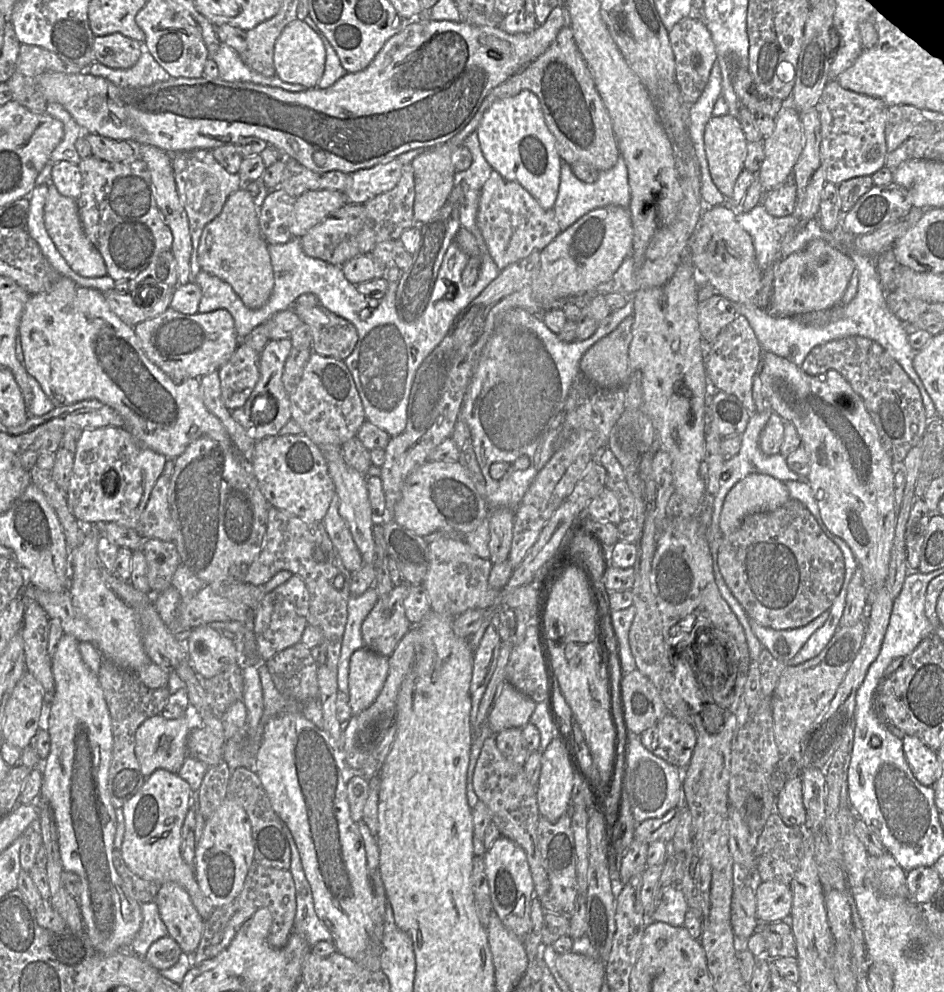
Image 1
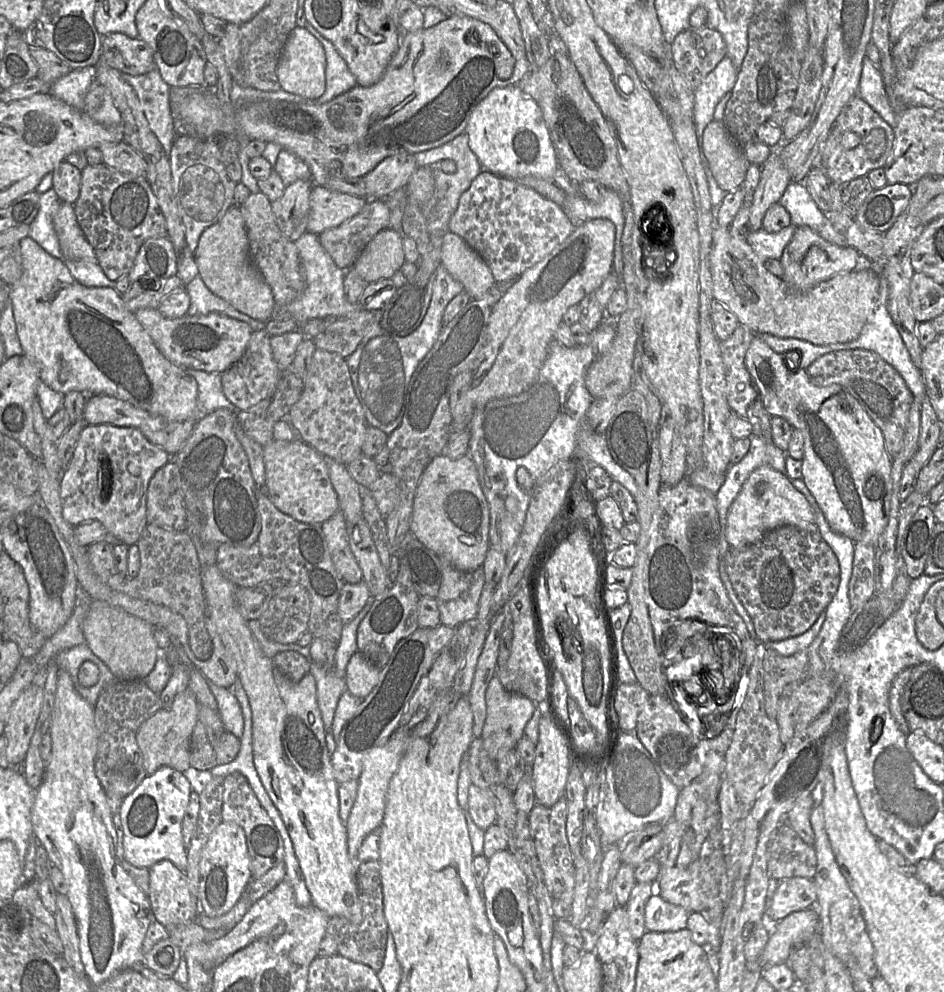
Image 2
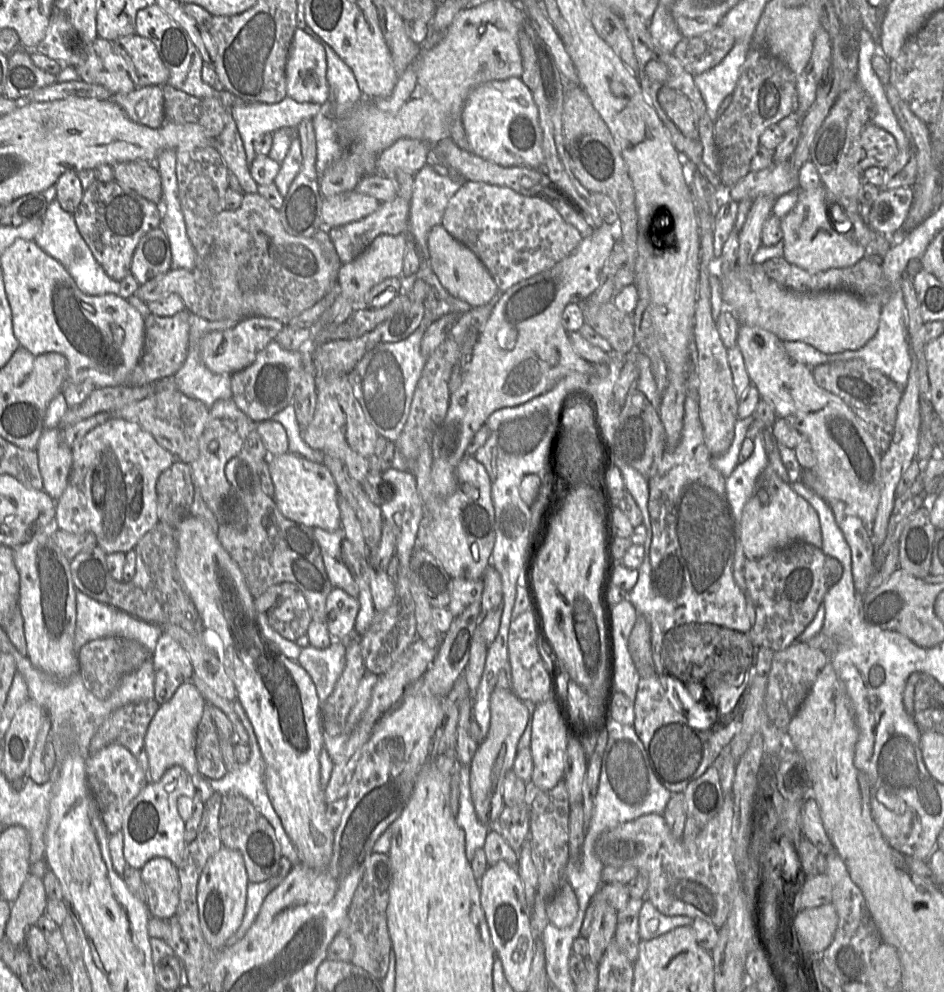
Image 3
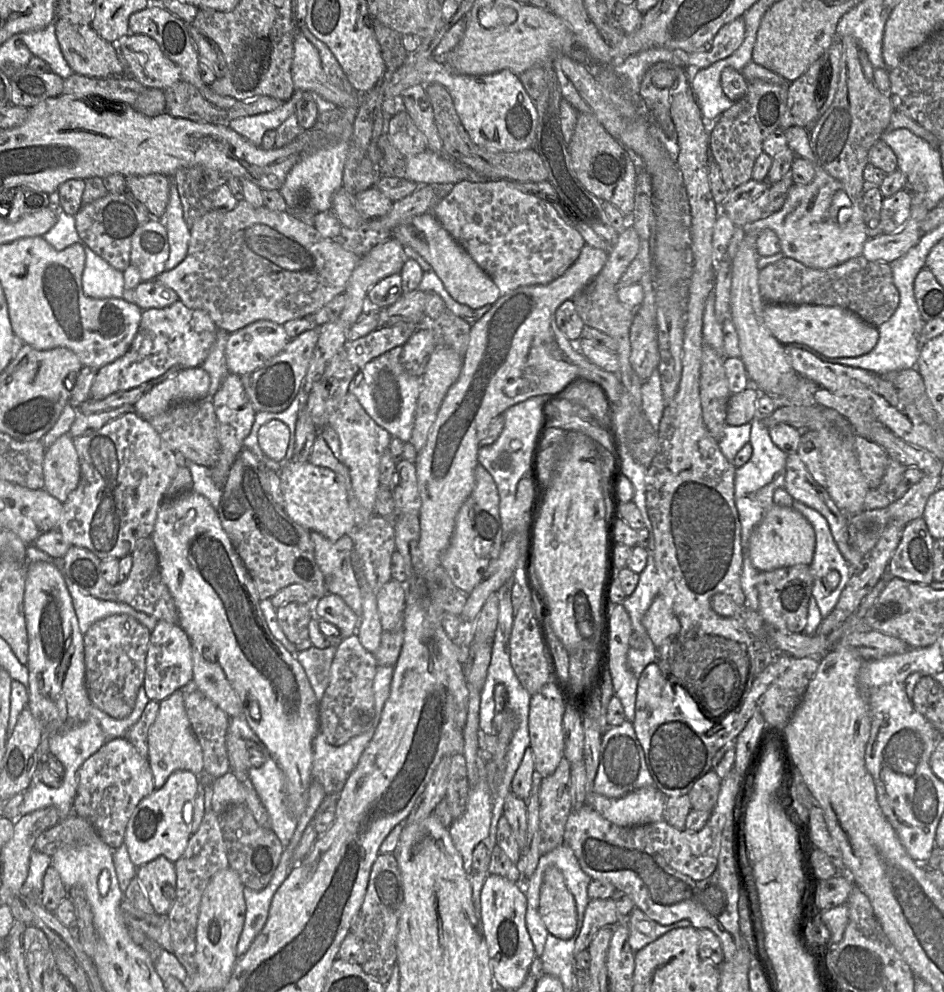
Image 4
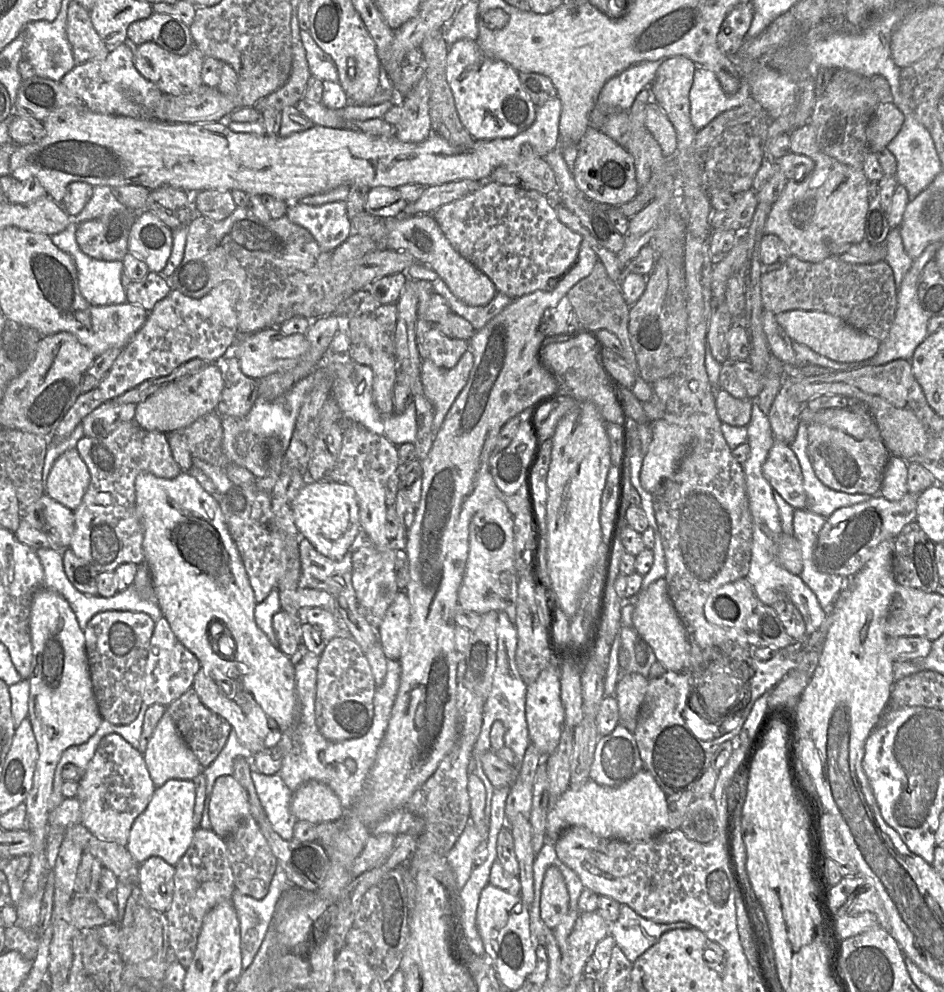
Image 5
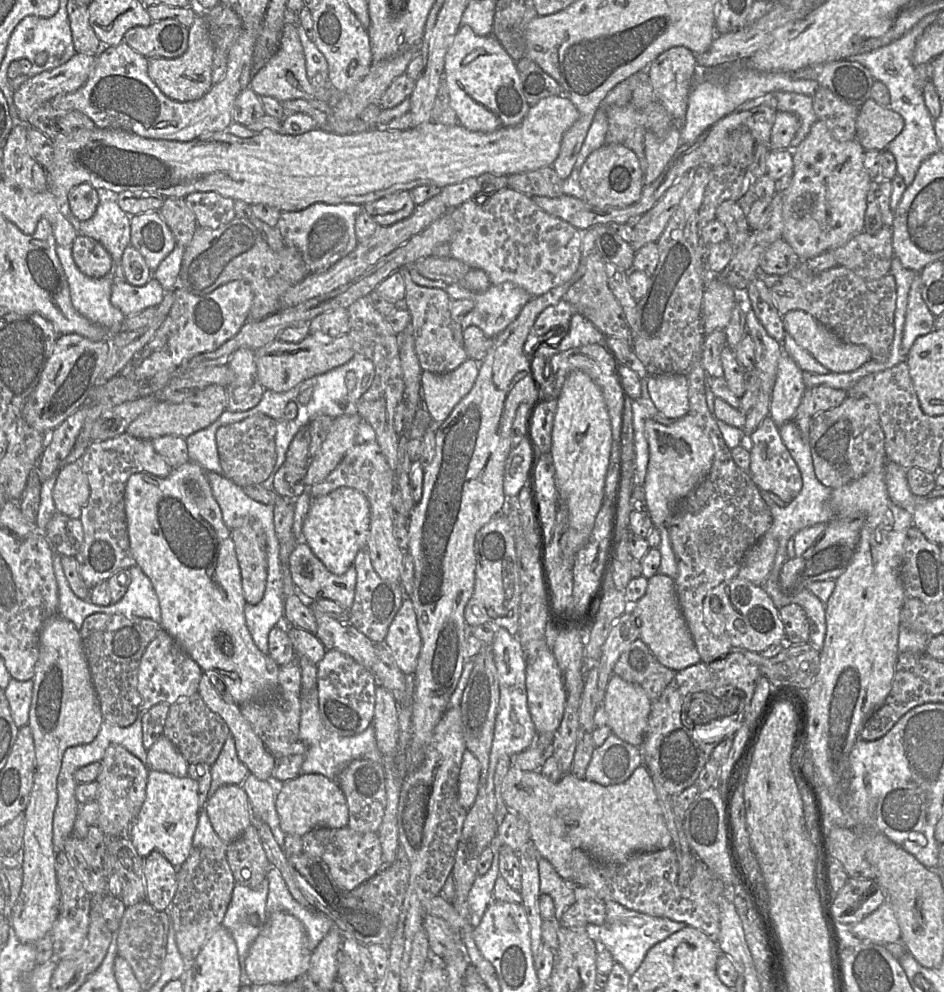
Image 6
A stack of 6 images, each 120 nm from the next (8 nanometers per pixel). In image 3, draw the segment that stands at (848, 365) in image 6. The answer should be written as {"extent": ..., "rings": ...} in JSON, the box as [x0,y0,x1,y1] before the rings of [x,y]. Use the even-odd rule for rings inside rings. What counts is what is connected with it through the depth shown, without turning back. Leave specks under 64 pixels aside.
{"extent":[719,263,882,354],"rings":[[[752,263],[719,275],[721,294],[727,308],[731,309],[740,323],[757,326],[769,331],[782,341],[802,341],[826,354],[847,350],[859,350],[876,334],[882,305],[878,297],[859,297],[846,291],[827,291],[821,293],[798,293],[786,289],[770,279],[762,265]]]}

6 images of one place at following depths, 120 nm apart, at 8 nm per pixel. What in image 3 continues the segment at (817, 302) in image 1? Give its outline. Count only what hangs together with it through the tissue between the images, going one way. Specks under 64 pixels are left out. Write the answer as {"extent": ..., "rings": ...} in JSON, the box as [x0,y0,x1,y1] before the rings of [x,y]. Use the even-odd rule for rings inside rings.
{"extent":[781,184,866,272],"rings":[[[823,184],[814,189],[800,190],[794,208],[781,219],[786,261],[808,272],[846,268],[866,255],[866,249],[838,233],[831,224]]]}

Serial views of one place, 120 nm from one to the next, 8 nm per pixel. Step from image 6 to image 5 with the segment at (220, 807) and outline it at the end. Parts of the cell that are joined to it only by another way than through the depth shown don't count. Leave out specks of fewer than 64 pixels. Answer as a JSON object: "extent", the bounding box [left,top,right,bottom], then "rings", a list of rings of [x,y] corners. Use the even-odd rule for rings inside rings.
{"extent":[209,775,250,838],"rings":[[[233,775],[216,779],[209,804],[212,830],[221,838],[233,833],[250,816],[246,794]]]}

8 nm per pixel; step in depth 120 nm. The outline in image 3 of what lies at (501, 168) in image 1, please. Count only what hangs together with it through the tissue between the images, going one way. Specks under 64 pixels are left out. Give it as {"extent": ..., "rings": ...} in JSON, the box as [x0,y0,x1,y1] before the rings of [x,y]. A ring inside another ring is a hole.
{"extent":[461,78,543,169],"rings":[[[520,78],[490,81],[473,89],[464,103],[461,121],[473,154],[503,167],[543,169],[537,106]]]}

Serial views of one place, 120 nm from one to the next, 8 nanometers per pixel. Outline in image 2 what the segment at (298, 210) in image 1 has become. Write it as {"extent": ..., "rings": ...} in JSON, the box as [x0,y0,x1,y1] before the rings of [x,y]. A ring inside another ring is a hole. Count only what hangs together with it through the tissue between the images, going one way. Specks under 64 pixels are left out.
{"extent":[307,185,368,234],"rings":[[[314,185],[310,195],[307,232],[321,234],[357,215],[368,199]]]}

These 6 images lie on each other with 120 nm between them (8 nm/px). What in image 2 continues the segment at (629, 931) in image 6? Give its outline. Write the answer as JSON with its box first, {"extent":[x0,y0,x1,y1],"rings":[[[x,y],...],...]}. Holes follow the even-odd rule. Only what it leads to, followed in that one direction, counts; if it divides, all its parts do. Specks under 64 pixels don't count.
{"extent":[645,894,689,932],"rings":[[[653,894],[645,907],[645,927],[650,932],[676,932],[687,928],[689,912]]]}

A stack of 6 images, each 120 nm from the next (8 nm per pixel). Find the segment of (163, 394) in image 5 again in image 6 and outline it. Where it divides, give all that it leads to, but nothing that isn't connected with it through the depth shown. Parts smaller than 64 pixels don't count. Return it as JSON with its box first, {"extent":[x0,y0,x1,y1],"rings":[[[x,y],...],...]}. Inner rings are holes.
{"extent":[126,385,228,440],"rings":[[[209,385],[186,399],[182,403],[158,401],[149,410],[138,416],[126,429],[126,433],[138,438],[153,440],[163,435],[175,435],[183,438],[210,426],[226,410],[228,403],[227,388]]]}

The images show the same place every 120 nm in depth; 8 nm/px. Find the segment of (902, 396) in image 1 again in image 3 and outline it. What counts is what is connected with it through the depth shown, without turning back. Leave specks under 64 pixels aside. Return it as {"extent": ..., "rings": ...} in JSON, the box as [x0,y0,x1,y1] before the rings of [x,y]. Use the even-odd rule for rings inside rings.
{"extent":[813,359,903,453],"rings":[[[861,359],[823,363],[813,368],[813,375],[821,388],[840,397],[852,409],[885,453],[893,438],[903,388]]]}

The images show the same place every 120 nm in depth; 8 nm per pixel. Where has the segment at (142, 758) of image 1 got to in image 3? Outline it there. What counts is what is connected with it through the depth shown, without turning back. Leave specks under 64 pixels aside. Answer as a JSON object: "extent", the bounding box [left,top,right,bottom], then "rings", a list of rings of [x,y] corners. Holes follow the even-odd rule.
{"extent":[146,681,206,782],"rings":[[[192,681],[182,683],[169,701],[159,706],[152,718],[146,735],[148,755],[148,781],[158,782],[165,771],[174,765],[183,767],[189,774],[200,774],[196,759],[196,733],[206,700]]]}

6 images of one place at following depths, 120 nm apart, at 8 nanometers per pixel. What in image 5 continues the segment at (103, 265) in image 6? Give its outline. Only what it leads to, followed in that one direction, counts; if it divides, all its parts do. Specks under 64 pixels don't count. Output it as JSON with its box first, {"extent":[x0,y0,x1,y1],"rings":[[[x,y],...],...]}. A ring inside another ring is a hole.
{"extent":[76,209,137,261],"rings":[[[127,209],[126,212],[80,223],[76,230],[76,241],[80,250],[97,260],[123,261],[128,253],[129,234],[136,216],[137,212]]]}

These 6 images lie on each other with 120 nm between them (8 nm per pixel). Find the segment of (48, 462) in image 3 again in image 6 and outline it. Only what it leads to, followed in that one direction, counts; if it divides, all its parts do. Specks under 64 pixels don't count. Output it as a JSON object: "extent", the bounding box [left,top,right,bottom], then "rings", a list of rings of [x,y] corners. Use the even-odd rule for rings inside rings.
{"extent":[52,462,90,519],"rings":[[[79,462],[64,465],[59,469],[52,494],[58,513],[80,519],[90,495],[90,488]]]}

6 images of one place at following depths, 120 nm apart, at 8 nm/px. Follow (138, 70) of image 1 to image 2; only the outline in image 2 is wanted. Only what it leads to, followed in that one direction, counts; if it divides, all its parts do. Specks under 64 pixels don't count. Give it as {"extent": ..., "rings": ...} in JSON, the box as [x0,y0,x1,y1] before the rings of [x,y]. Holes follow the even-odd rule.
{"extent":[121,67,178,155],"rings":[[[156,67],[140,76],[125,73],[121,73],[121,76],[136,92],[150,129],[165,152],[170,155],[173,143],[178,136],[170,110],[171,87],[162,79]]]}

